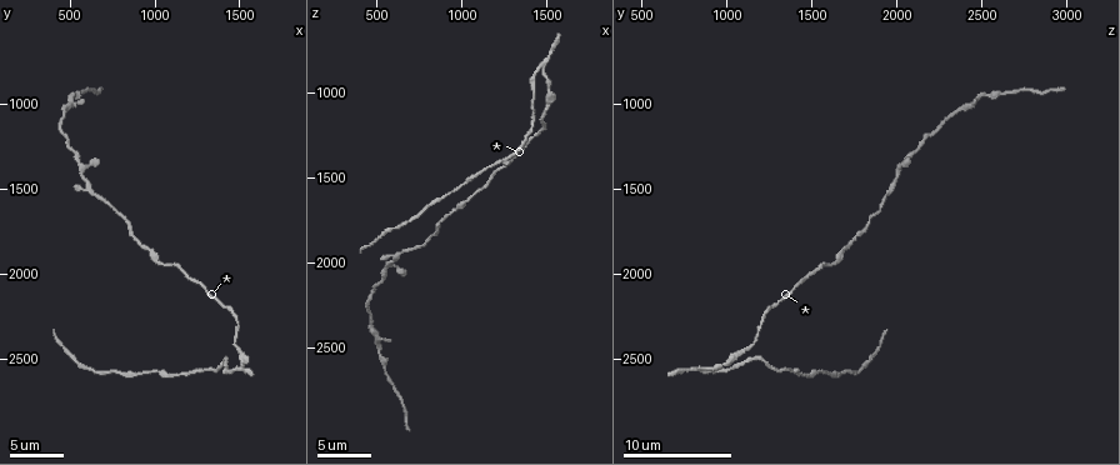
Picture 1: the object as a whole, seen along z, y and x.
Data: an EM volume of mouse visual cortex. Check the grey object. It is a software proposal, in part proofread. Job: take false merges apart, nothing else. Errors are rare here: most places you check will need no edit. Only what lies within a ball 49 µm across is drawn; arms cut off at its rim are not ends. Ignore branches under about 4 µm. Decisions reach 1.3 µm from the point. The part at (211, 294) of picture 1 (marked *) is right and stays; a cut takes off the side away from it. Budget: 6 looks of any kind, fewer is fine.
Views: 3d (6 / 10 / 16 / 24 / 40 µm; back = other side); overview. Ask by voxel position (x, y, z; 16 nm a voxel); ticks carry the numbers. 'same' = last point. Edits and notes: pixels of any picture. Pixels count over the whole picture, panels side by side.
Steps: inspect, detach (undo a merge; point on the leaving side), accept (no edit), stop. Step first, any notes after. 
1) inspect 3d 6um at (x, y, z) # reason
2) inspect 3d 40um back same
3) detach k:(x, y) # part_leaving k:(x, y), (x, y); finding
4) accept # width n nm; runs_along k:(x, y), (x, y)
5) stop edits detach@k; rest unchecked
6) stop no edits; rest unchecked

inspect 3d 10um at (1500, 2440, 1100) # calibre changes

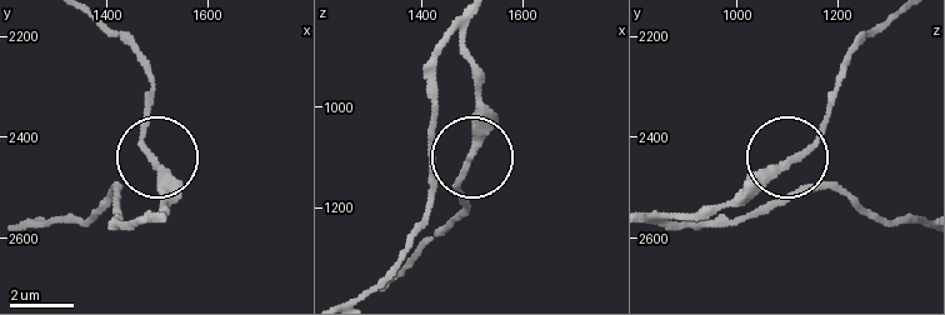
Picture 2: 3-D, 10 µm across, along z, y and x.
accept # runs_along 2:(405, 265), (468, 211), (461, 176), (478, 90); continuous, no second cell

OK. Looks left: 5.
inspect 3d 10um at (920, 2580, 1600) # sudden change in width

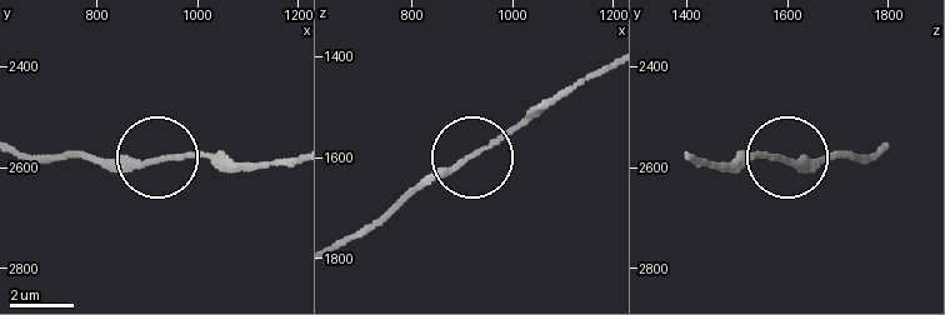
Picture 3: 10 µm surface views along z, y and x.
accept # width 150 nm; runs_along 3:(689, 159), (771, 153), (834, 161); continuous, no second cell

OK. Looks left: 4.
inspect 3d 16um at (480, 1060, 2340)

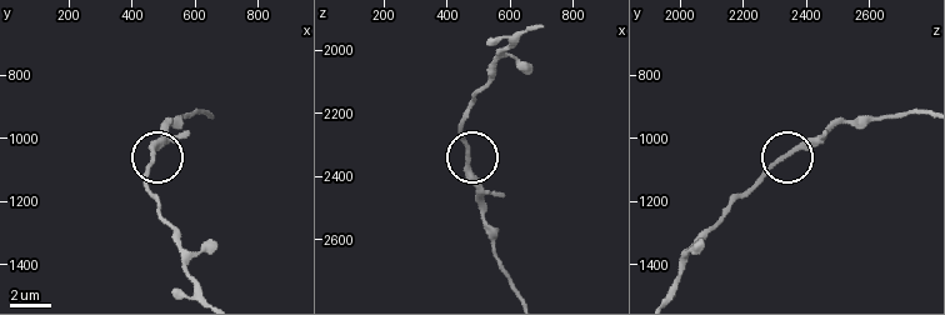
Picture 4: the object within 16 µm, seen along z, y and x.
accept # width 220 nm; one cell here

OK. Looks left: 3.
stop no edits; rest unchecked

